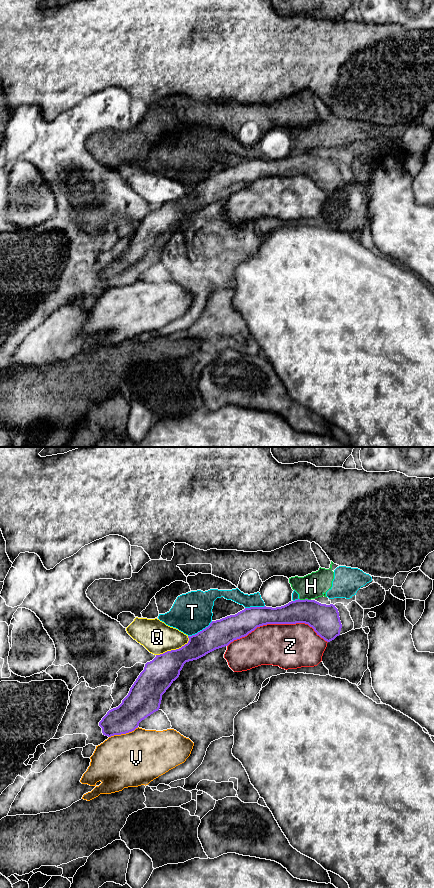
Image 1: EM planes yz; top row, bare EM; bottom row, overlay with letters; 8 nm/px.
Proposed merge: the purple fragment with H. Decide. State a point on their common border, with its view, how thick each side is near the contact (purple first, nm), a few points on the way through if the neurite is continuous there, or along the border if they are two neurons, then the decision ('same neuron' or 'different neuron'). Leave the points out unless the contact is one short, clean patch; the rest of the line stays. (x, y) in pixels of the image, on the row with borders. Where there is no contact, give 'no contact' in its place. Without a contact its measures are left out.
contact yz (305, 599); calibres 240 and 200 nm; border yz (299, 598), (310, 600); different neuron

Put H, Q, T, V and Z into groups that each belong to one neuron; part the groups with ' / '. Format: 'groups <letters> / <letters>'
groups H T / Q / V / Z

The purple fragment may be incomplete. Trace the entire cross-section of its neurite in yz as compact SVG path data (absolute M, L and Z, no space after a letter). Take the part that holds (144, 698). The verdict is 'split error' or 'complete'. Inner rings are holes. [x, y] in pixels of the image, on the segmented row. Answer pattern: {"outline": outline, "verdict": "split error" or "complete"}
{"outline": "M298 599L276 608L245 608L235 615L212 621L202 631L188 636L188 643L181 648L156 655L145 664L122 703L109 710L99 722L103 735L111 737L132 732L142 720L158 711L162 695L179 677L186 662L228 646L257 627L296 623L308 624L327 642L339 636L342 628L335 605L308 599Z", "verdict": "complete"}

